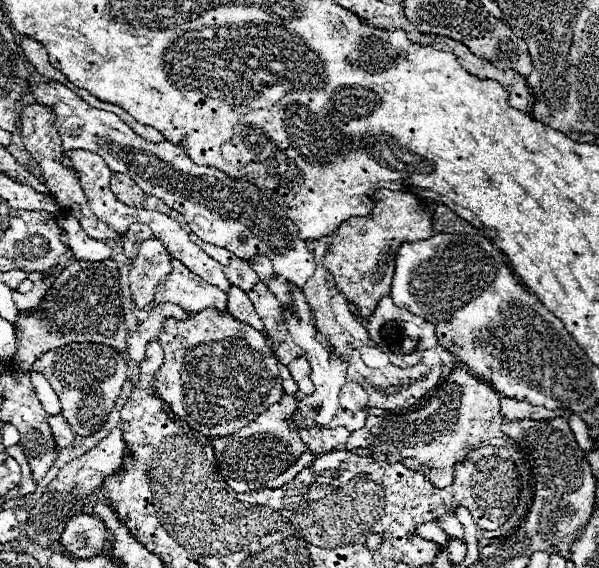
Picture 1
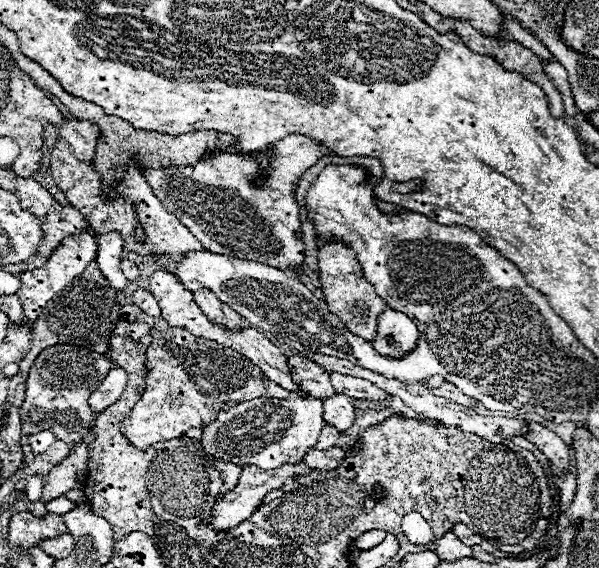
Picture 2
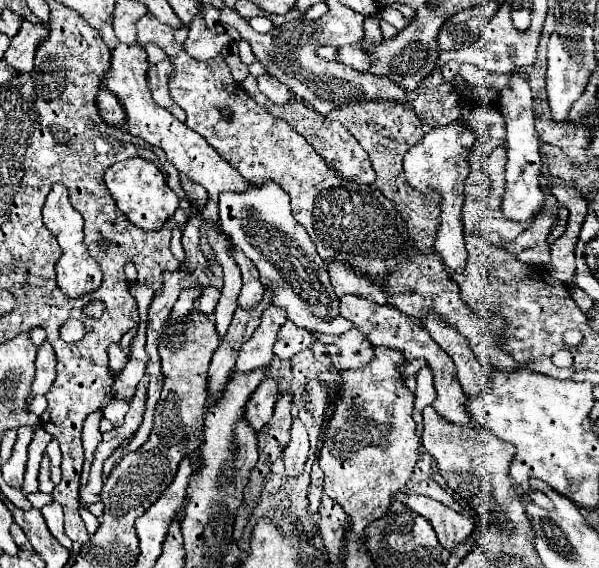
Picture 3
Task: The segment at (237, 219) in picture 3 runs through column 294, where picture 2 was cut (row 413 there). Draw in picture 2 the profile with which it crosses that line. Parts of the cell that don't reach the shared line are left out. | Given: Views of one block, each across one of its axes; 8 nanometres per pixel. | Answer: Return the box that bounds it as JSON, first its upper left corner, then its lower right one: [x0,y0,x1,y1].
[202,392,324,470]

